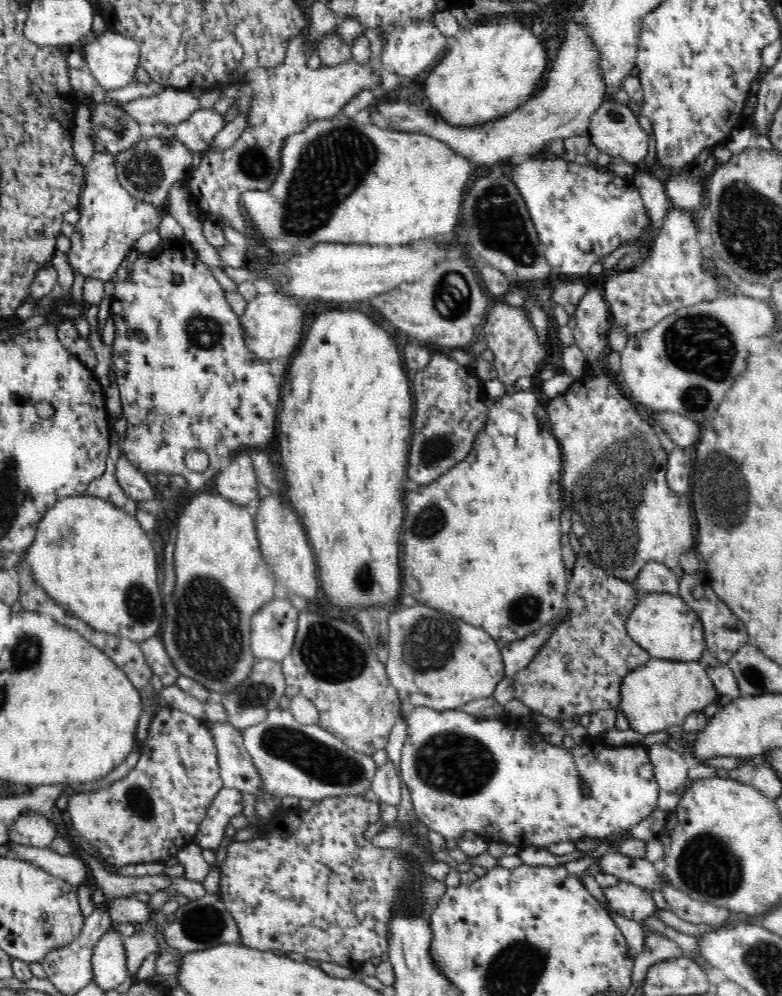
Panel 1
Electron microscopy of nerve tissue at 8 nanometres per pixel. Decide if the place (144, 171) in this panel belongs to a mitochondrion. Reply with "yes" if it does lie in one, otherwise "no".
yes

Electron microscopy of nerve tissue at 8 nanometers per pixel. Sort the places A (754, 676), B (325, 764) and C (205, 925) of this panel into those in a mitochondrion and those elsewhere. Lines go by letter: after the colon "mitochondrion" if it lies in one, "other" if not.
A: mitochondrion
B: mitochondrion
C: mitochondrion

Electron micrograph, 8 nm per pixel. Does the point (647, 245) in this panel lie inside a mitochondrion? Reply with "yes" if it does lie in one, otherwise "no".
no

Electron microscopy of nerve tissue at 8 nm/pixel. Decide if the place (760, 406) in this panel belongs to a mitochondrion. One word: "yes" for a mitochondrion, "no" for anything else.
no

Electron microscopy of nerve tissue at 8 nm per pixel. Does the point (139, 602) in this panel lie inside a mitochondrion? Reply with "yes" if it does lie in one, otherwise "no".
yes

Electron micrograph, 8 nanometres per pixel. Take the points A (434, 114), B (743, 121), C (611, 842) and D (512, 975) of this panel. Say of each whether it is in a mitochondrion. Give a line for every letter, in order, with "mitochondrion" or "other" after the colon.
A: other
B: other
C: other
D: mitochondrion

